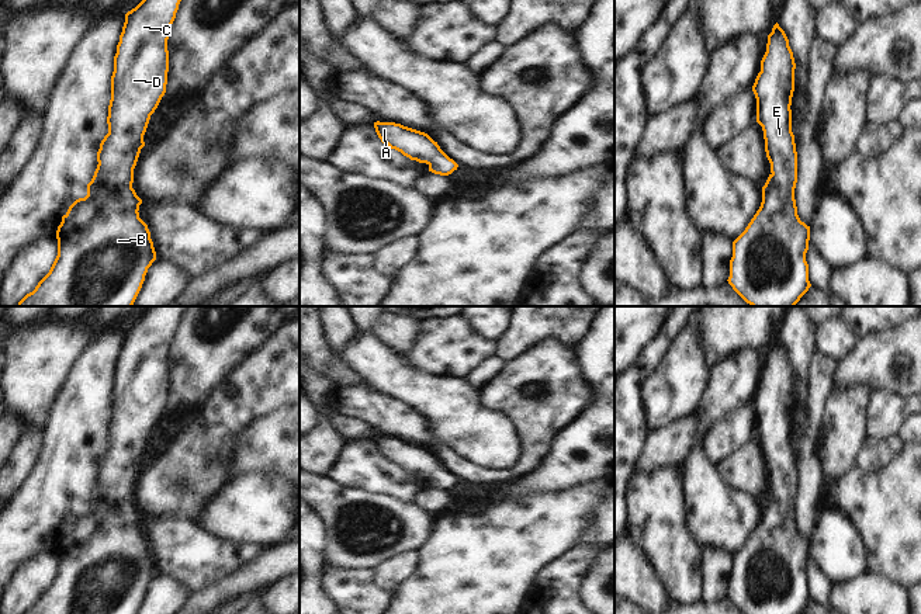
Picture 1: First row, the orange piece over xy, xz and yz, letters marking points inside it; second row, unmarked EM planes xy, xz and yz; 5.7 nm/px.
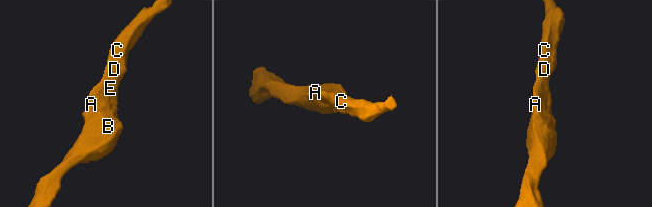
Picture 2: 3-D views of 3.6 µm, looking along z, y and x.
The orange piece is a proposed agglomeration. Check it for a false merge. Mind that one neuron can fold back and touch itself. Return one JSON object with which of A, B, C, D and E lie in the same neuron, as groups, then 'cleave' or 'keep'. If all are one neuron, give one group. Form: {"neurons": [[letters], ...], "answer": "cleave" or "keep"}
{"neurons": [["A", "B", "C", "D", "E"]], "answer": "keep"}

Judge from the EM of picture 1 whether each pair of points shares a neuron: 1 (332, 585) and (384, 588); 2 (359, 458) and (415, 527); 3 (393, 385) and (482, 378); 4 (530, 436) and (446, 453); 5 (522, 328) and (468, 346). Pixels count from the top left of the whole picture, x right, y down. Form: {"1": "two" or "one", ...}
{"1": "one", "2": "two", "3": "two", "4": "one", "5": "two"}

